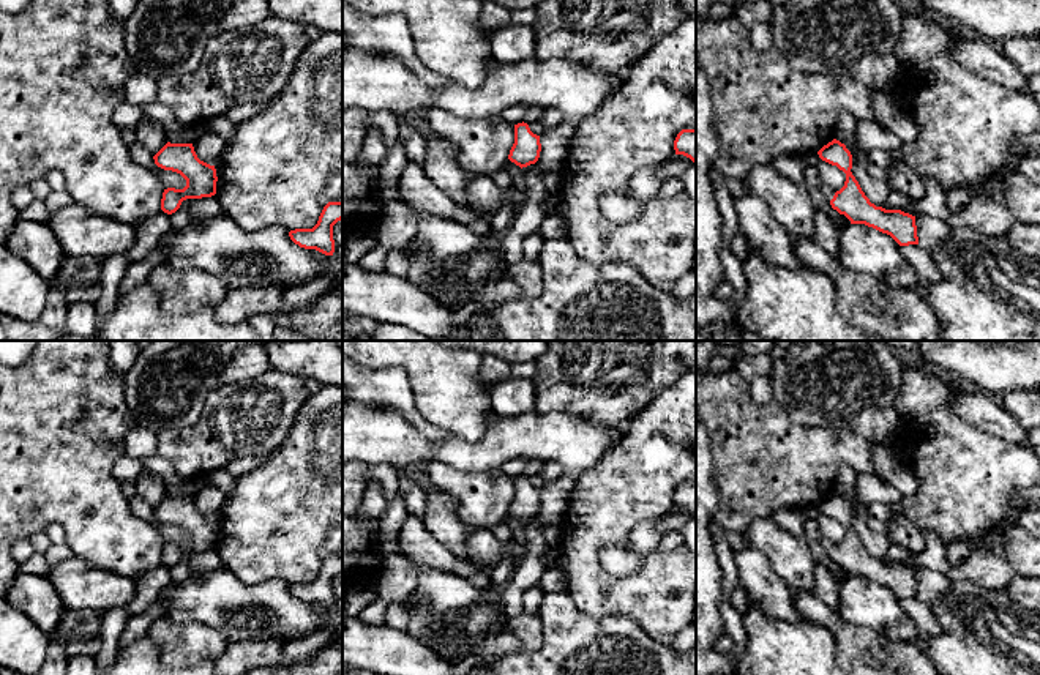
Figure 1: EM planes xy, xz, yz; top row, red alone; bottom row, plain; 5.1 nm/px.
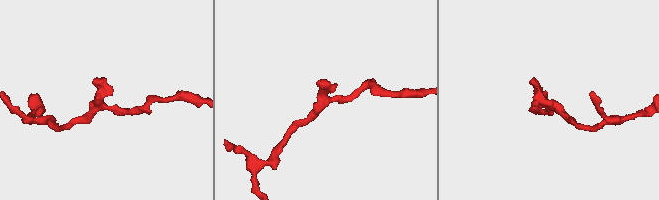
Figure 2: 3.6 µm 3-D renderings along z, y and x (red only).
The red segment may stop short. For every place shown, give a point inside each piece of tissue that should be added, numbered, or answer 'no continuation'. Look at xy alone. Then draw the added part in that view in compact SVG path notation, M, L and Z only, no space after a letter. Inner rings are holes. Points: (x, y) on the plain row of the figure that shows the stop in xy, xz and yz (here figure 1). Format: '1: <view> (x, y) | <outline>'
no continuation

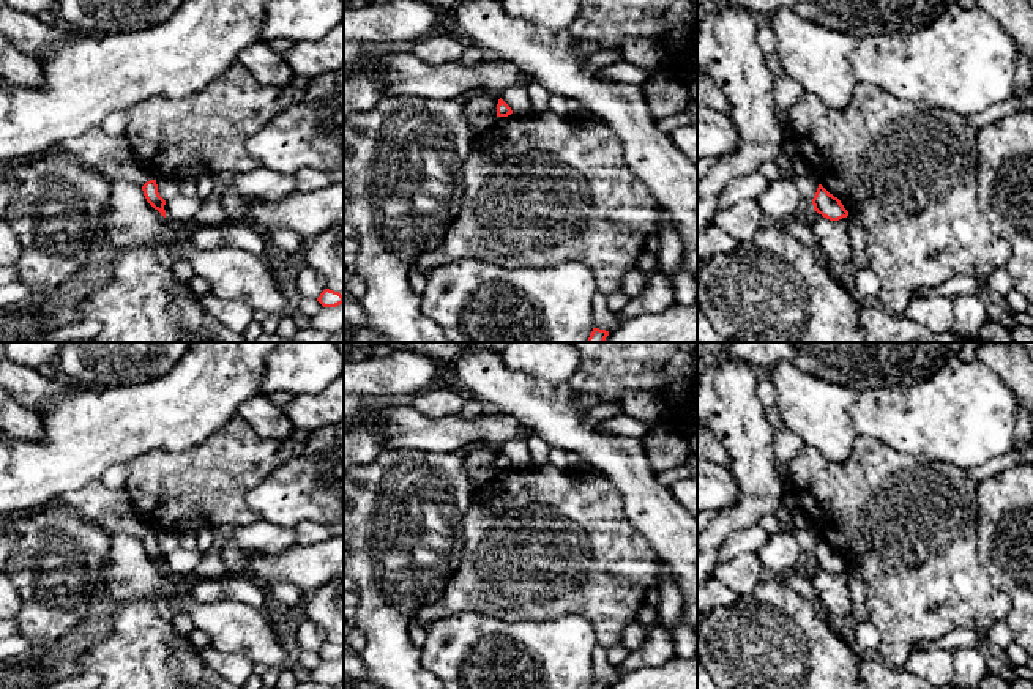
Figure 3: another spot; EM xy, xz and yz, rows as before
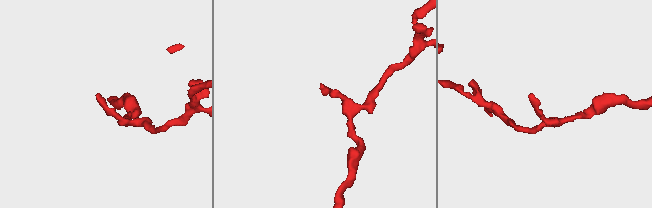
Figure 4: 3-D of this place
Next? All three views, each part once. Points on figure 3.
no continuation

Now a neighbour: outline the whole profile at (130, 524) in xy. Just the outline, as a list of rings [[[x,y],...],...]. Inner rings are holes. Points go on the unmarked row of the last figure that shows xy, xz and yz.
[[[134,512],[129,514],[106,514],[98,522],[109,534],[126,533],[144,539],[147,534],[155,533],[155,528],[137,517]]]

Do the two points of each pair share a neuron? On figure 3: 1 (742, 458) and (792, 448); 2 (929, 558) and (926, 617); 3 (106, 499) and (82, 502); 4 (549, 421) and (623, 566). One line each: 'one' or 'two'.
1: two
2: one
3: one
4: two

